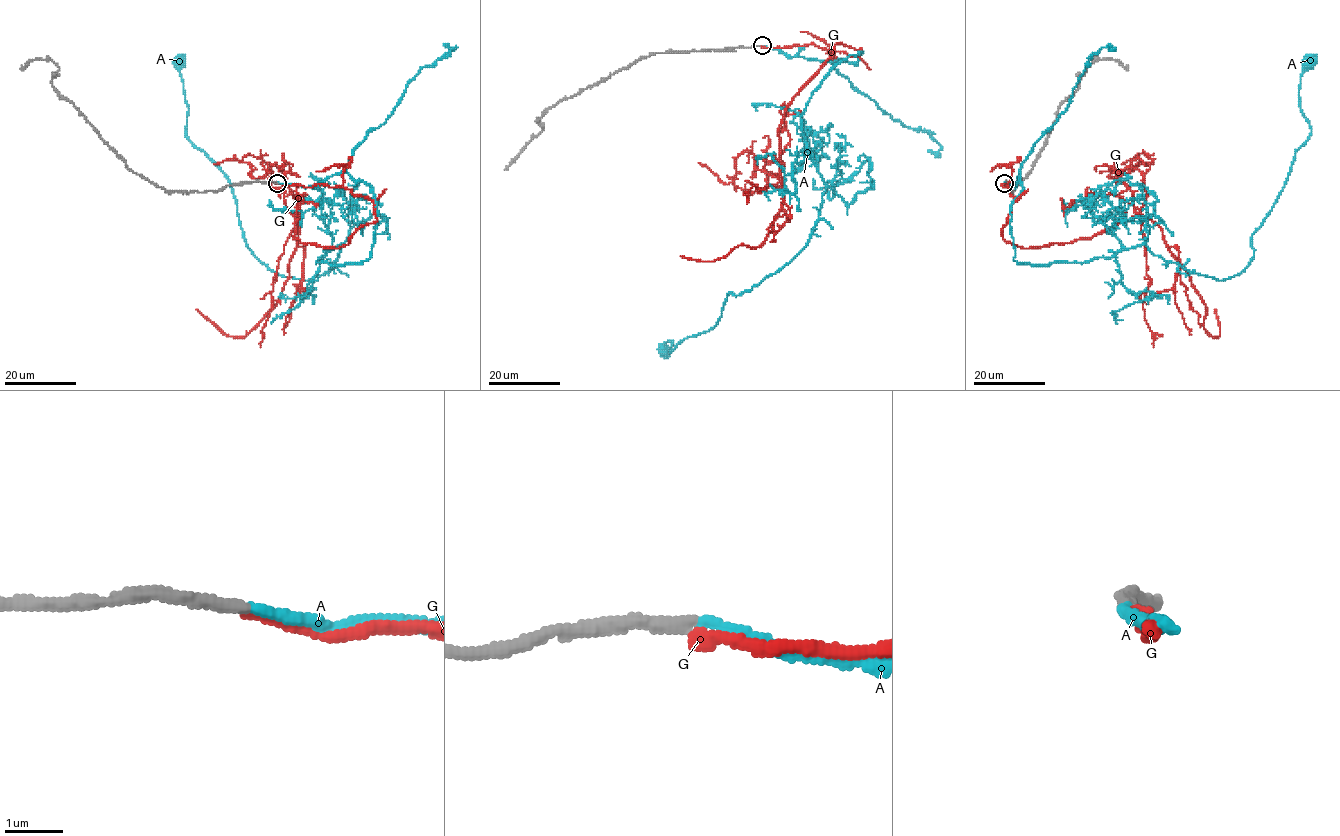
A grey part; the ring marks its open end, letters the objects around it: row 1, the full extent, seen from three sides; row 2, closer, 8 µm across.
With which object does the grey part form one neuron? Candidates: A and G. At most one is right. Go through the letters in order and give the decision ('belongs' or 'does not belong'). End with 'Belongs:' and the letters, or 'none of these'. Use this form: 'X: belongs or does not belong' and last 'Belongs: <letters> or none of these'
A: belongs
G: does not belong
Belongs: A

